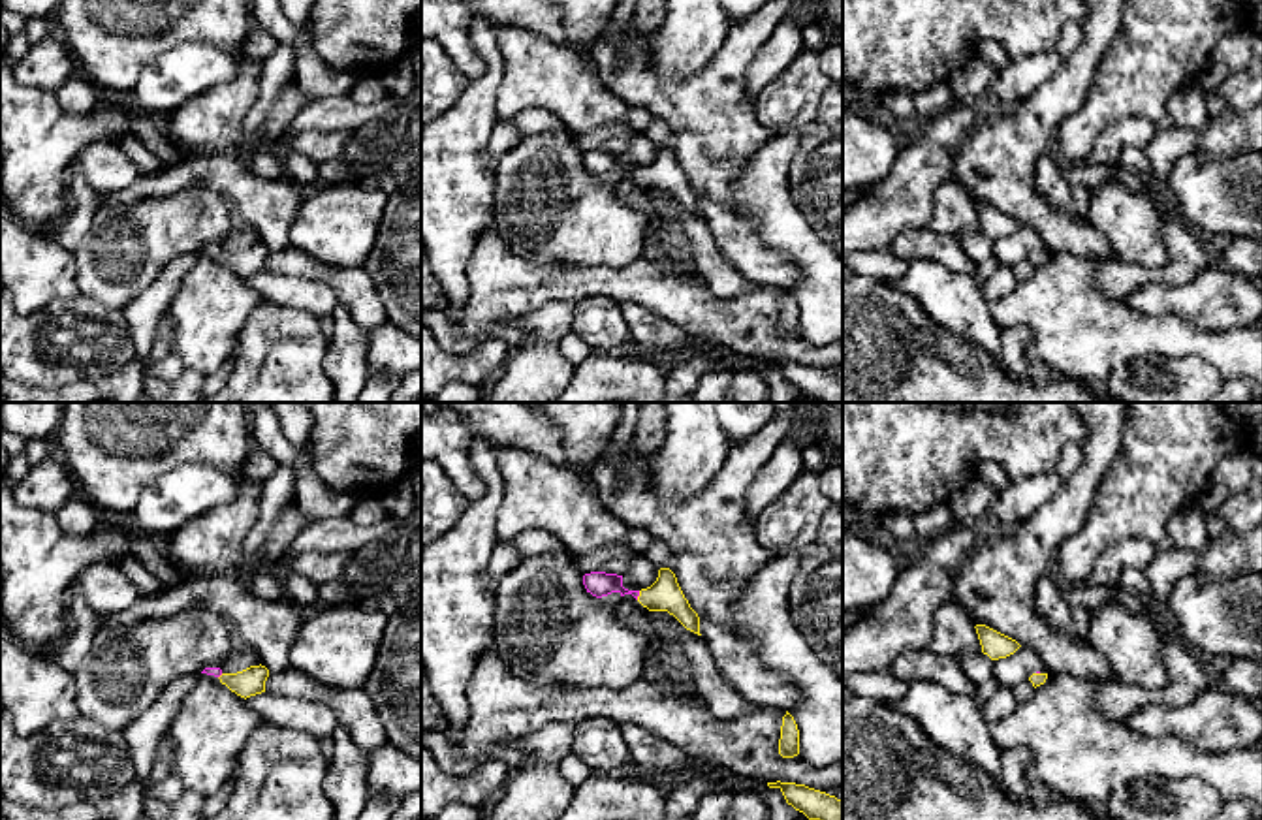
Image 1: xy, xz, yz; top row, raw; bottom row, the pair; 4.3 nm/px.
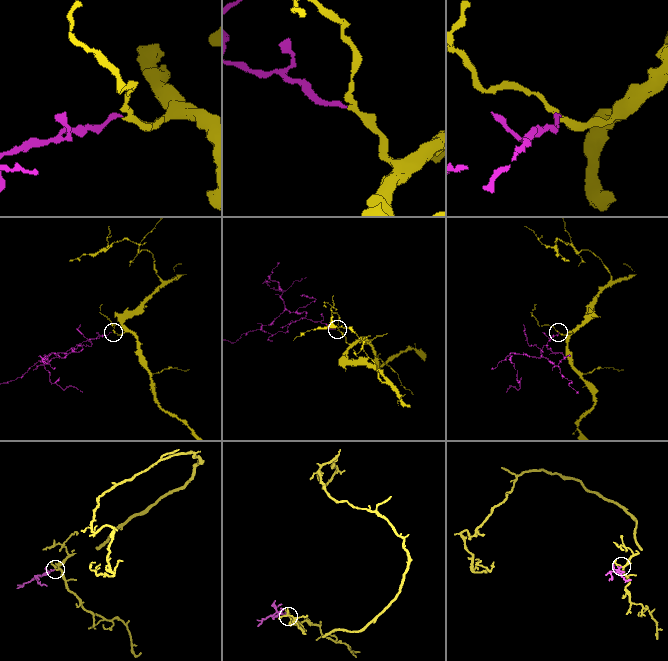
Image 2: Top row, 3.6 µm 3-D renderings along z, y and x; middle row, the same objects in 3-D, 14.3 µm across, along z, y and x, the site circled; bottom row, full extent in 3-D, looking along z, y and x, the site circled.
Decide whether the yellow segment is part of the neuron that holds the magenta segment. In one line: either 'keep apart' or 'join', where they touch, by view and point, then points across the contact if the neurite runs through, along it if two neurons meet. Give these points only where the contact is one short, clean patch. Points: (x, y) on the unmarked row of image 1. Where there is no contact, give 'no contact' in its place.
join; contact xz (638, 173); way xz (599, 162), (614, 162), (638, 173), (664, 173)

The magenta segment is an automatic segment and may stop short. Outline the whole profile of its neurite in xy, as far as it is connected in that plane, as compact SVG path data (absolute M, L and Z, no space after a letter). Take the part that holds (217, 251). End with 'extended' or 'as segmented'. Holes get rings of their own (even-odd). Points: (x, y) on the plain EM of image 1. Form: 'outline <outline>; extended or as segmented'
outline M261 243L237 252L224 252L220 246L205 246L201 252L218 256L222 263L245 278L265 271L265 260L269 256L269 248Z; extended

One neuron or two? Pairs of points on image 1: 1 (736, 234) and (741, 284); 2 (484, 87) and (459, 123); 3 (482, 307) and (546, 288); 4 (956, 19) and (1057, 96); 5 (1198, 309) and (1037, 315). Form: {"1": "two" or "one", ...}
{"1": "two", "2": "one", "3": "one", "4": "two", "5": "two"}

